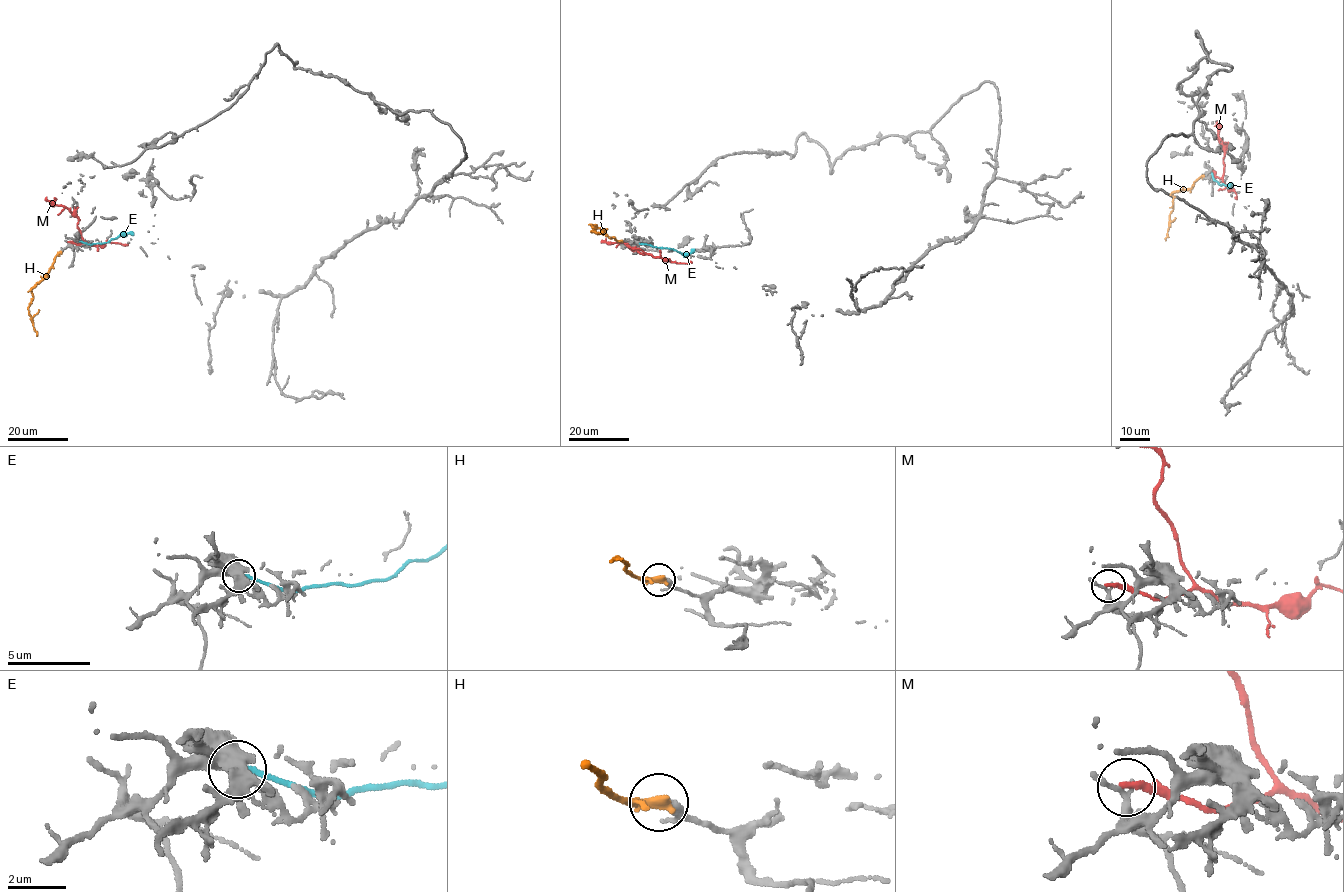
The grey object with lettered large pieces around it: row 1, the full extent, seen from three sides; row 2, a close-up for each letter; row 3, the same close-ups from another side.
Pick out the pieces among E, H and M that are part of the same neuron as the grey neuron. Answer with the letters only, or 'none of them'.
H

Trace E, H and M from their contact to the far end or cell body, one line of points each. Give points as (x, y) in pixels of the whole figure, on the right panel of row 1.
E: (1211, 173), (1220, 185), (1231, 186), (1227, 187)
H: (1203, 174), (1192, 187), (1172, 193), (1173, 209), (1165, 240)
M: (1213, 170), (1220, 178), (1224, 166), (1222, 141), (1218, 125), (1214, 126)

